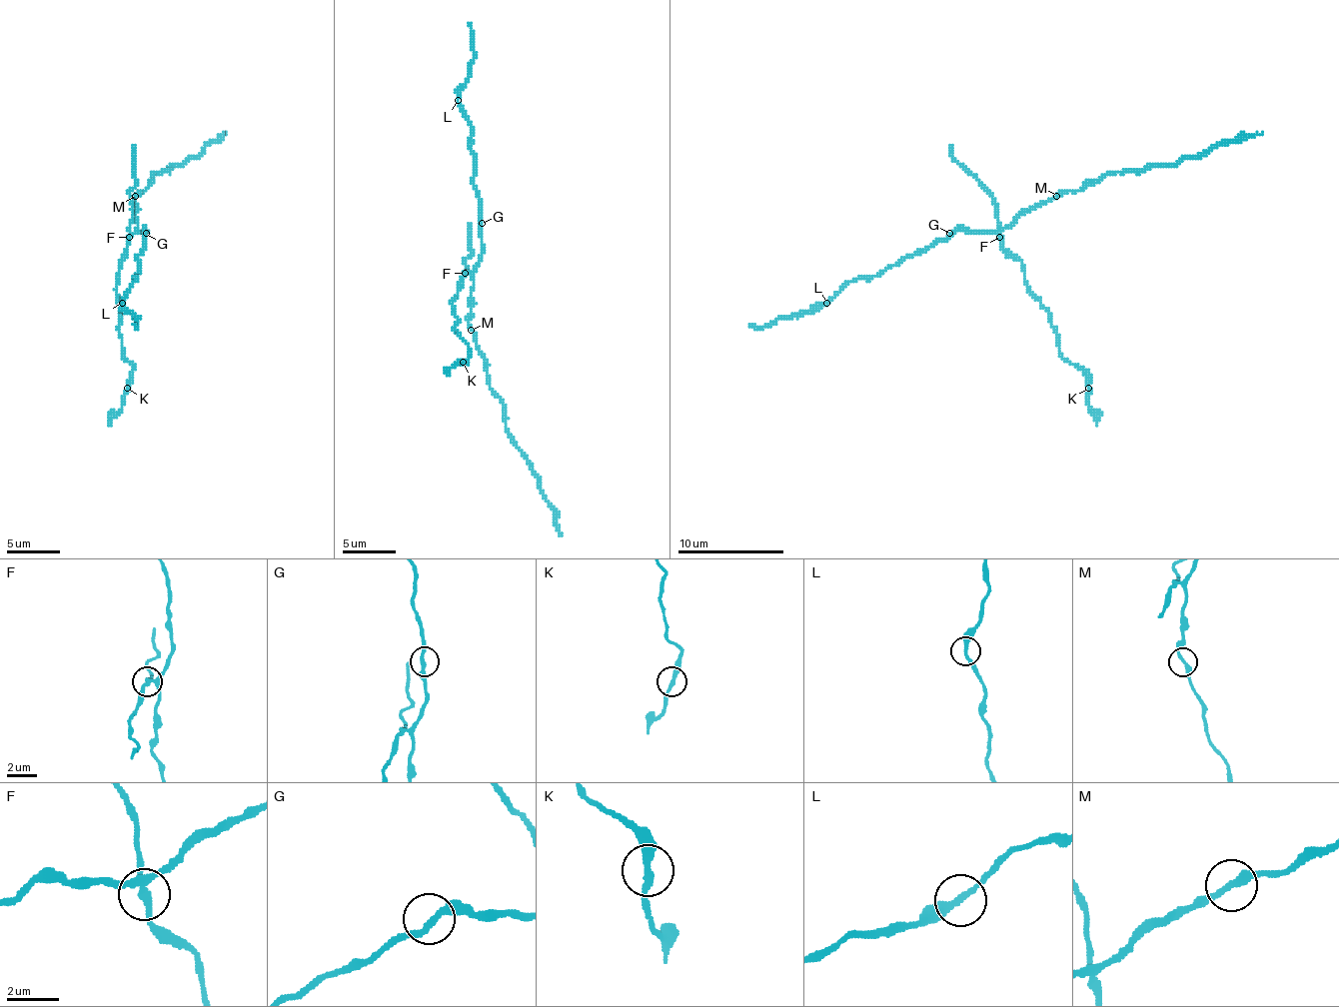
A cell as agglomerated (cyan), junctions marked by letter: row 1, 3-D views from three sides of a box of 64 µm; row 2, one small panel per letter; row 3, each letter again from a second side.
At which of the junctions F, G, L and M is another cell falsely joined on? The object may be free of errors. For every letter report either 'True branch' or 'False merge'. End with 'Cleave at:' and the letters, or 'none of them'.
F: False merge
G: True branch
L: True branch
M: True branch
Cleave at: F

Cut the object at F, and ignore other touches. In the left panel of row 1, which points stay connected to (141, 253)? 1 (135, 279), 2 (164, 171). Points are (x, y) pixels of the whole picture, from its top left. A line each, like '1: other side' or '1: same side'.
1: same side
2: same side

